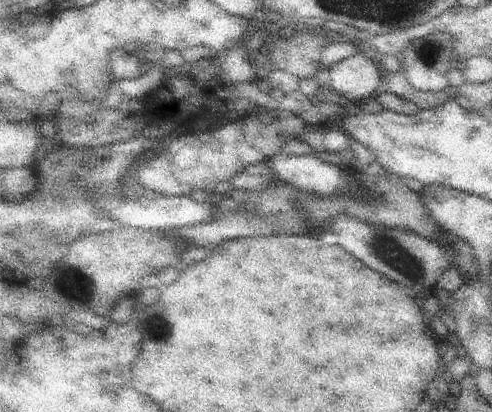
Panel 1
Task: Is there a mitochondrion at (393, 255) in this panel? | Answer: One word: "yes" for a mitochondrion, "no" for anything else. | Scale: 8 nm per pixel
yes

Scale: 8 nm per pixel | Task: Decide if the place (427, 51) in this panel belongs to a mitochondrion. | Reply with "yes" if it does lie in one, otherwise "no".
yes

